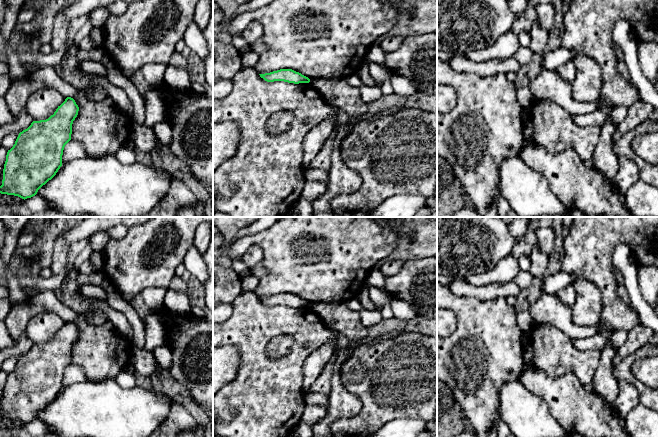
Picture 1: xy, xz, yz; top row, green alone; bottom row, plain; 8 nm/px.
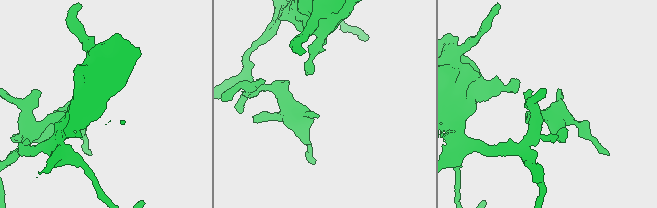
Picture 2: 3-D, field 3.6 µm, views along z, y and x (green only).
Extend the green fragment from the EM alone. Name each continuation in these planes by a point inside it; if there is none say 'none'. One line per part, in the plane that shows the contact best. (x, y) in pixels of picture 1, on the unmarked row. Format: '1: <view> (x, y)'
none

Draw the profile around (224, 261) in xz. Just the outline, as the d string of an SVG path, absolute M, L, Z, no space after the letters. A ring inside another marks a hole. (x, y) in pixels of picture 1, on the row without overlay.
M226 256L213 257L213 264L223 266L225 268L232 267L232 259Z

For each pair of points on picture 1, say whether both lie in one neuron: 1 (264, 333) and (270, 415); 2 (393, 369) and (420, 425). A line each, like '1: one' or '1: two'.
1: one
2: two

